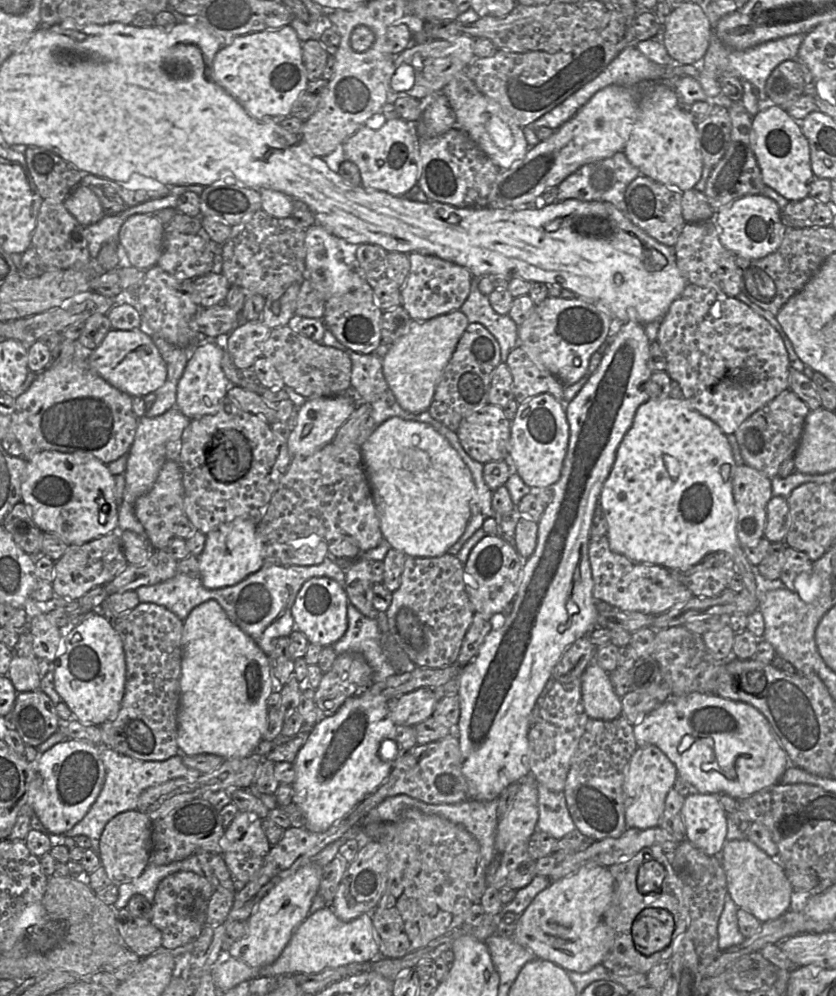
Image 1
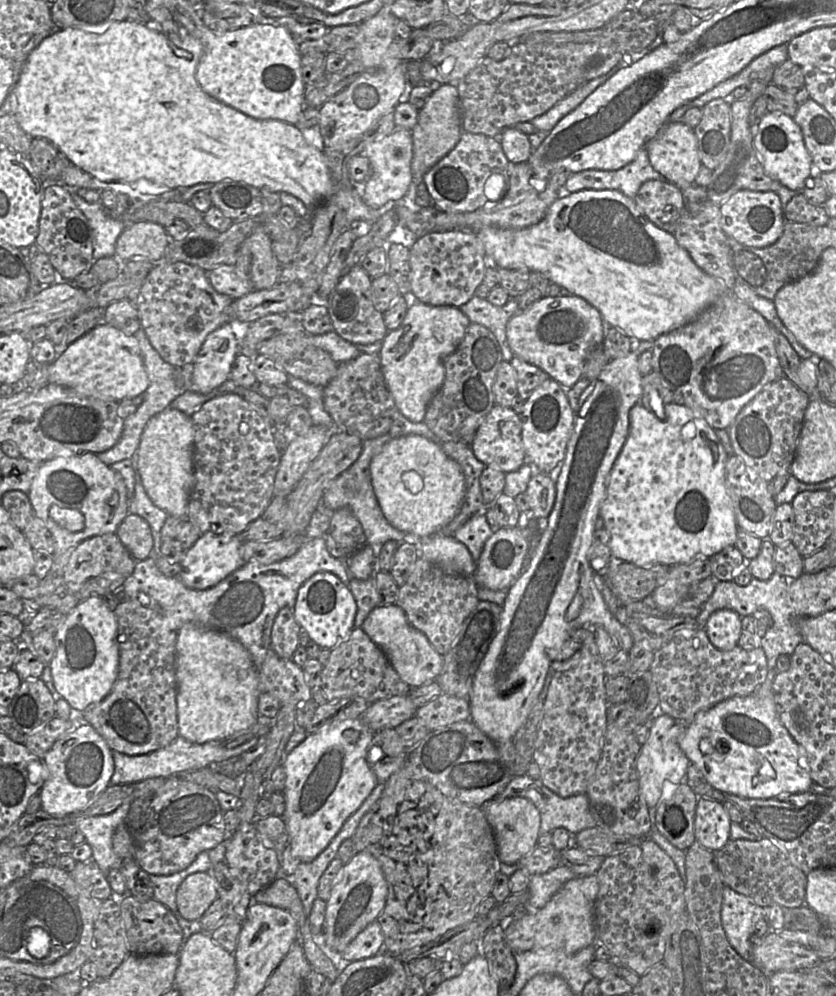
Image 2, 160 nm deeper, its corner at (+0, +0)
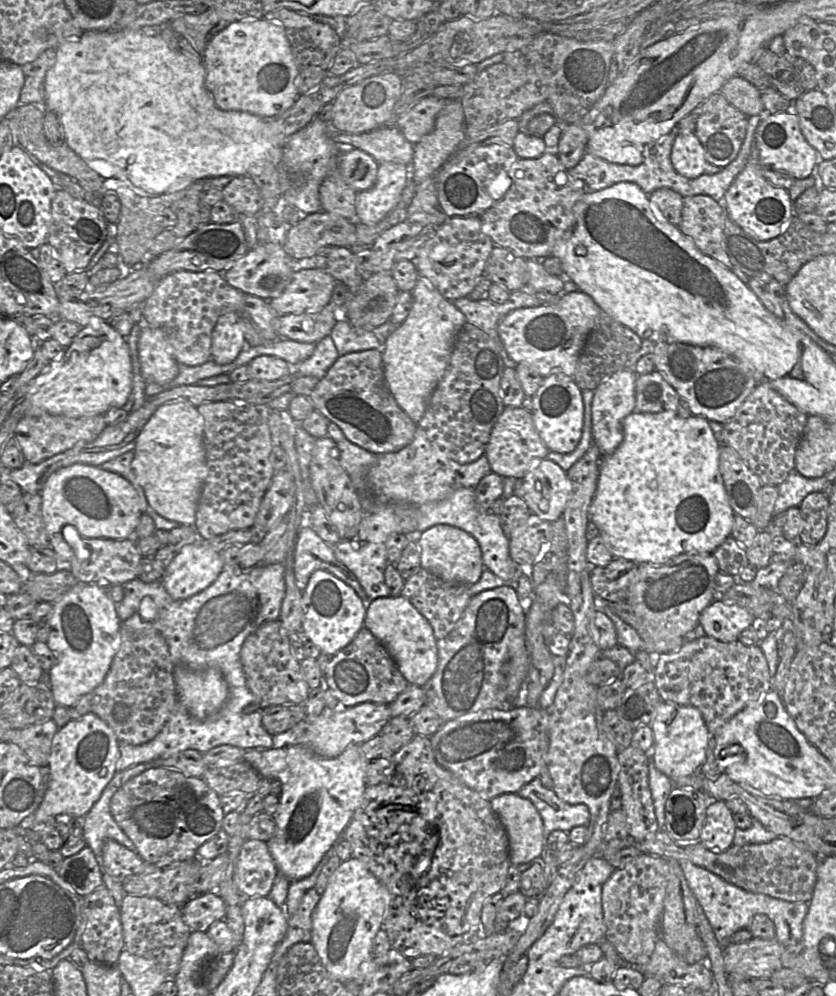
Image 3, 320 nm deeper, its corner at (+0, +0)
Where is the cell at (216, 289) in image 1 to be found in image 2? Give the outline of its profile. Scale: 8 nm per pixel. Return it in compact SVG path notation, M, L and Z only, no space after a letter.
M224 264L208 273L212 287L220 294L227 295L237 300L252 292L253 286L250 279L241 278L235 265Z

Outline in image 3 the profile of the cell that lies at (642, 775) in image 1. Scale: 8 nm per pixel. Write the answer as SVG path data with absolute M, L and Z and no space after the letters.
M661 701L653 712L650 727L654 737L652 760L660 772L672 781L699 772L706 760L710 733L697 708Z

